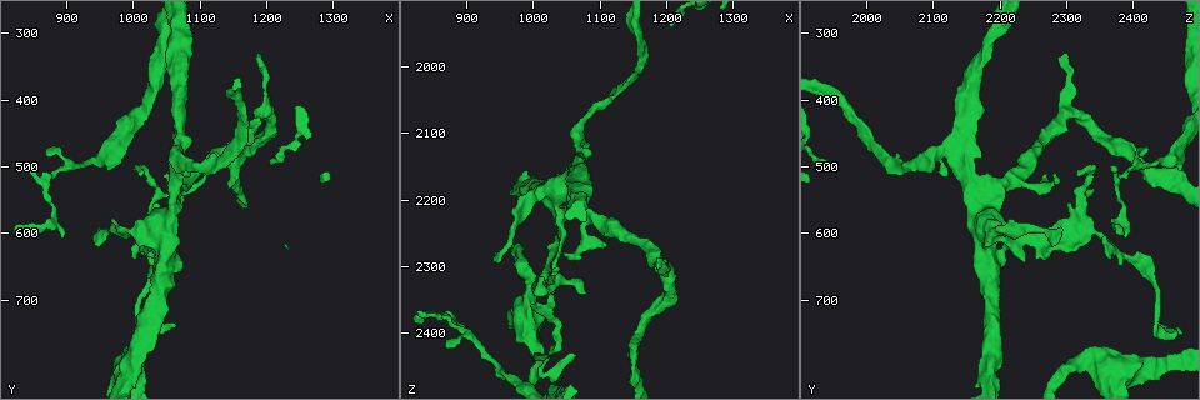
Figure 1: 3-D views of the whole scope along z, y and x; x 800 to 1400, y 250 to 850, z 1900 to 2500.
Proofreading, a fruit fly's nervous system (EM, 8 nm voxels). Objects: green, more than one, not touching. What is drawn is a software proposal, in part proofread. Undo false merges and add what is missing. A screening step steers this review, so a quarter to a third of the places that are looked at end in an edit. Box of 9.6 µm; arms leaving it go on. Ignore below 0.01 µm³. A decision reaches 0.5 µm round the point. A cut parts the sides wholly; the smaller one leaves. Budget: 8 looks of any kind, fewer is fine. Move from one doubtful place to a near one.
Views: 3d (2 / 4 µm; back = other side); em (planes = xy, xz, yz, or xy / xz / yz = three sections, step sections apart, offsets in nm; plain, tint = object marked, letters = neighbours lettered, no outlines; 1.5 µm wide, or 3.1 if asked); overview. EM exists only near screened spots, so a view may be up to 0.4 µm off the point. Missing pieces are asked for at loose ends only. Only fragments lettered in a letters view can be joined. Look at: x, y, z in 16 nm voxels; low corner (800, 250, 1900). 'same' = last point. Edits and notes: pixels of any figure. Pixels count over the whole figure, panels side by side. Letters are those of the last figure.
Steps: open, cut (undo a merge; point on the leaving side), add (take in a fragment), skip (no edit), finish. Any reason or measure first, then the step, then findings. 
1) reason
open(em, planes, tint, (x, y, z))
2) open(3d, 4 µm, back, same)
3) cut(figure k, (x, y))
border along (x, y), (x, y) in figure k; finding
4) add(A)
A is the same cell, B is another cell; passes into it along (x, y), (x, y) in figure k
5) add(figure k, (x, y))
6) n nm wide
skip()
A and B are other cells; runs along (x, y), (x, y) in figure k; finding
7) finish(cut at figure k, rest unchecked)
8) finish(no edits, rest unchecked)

an open end
open(3d, 2 µm, (1050, 510, 2280))

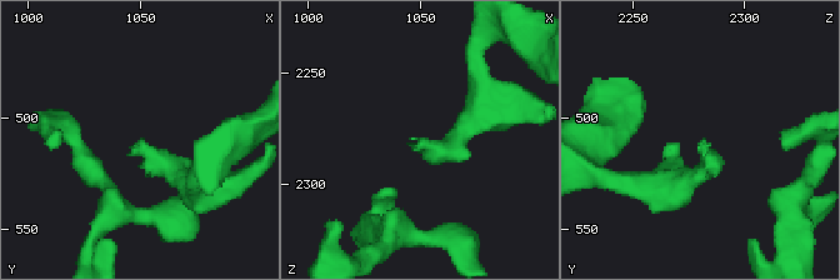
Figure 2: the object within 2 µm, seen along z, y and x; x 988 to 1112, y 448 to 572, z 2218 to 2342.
open(em, xy, step 4, letters, (1050, 510, 2283))

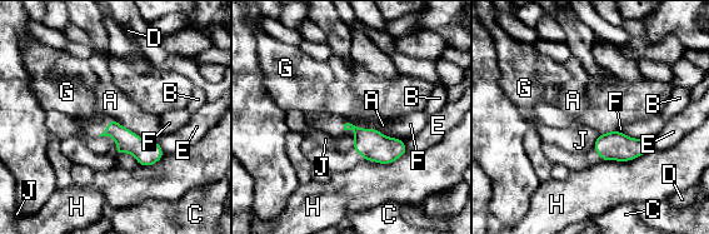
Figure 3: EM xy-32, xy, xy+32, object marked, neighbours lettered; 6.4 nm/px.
open(em, planes, letters, same)

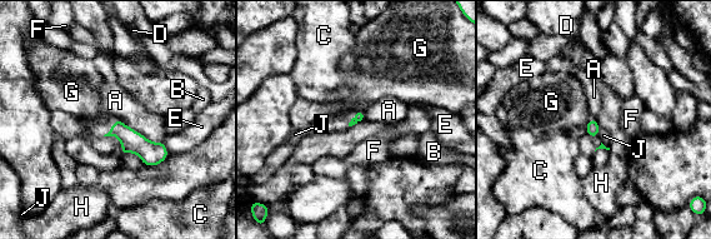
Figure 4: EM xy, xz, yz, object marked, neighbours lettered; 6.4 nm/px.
skip()
A, B, C, D, E, F, G, H and J are other cells; no lettered fragment goes on from it

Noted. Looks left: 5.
free end
open(3d, 2 µm, (940, 610, 2290))

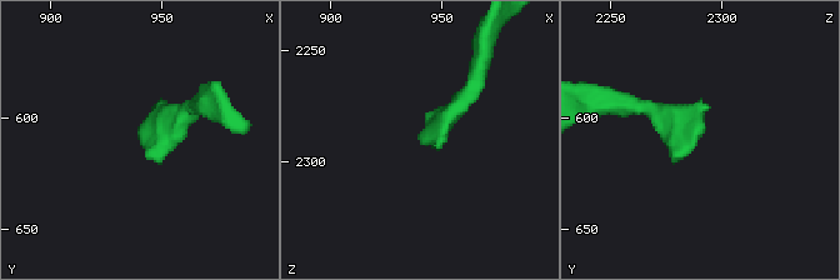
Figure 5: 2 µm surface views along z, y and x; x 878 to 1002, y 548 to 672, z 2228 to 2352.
shape alone is not enough
open(em, yz, step 4, tint, (940, 608, 2289))

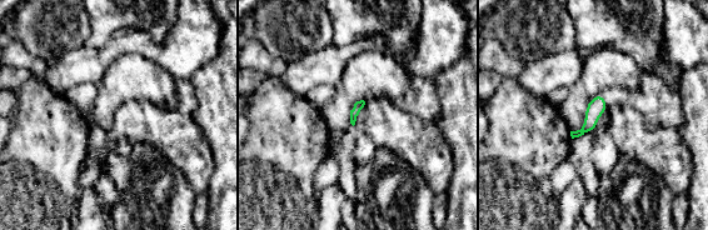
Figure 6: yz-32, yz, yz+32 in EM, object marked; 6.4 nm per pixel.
open(em, yz, step 4, letters, same)

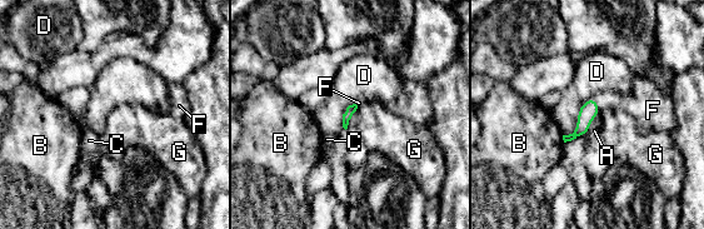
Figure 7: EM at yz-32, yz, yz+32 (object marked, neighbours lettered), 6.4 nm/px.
add(F)
F is the same cell, A, B, C, D and G are other cells; passes into it along (589, 109), (597, 104), (635, 104) in figure 7; the cell continues

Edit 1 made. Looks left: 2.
finish(add at figure 7, rest unchecked)

